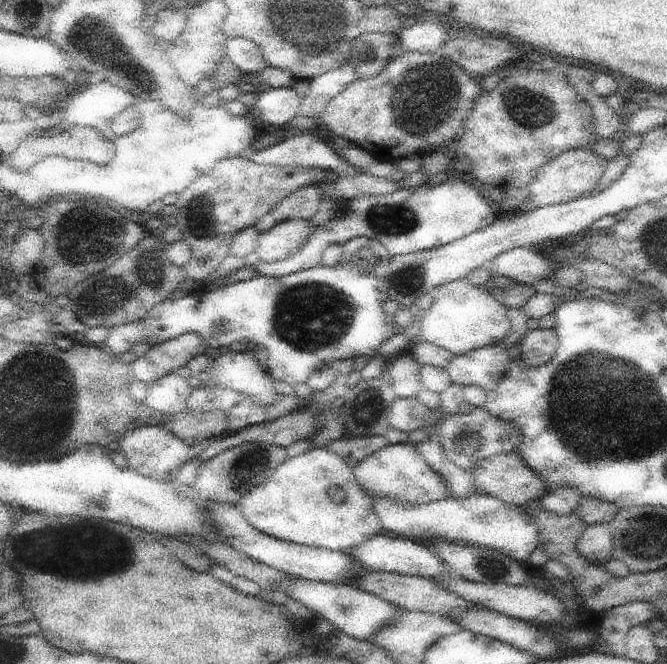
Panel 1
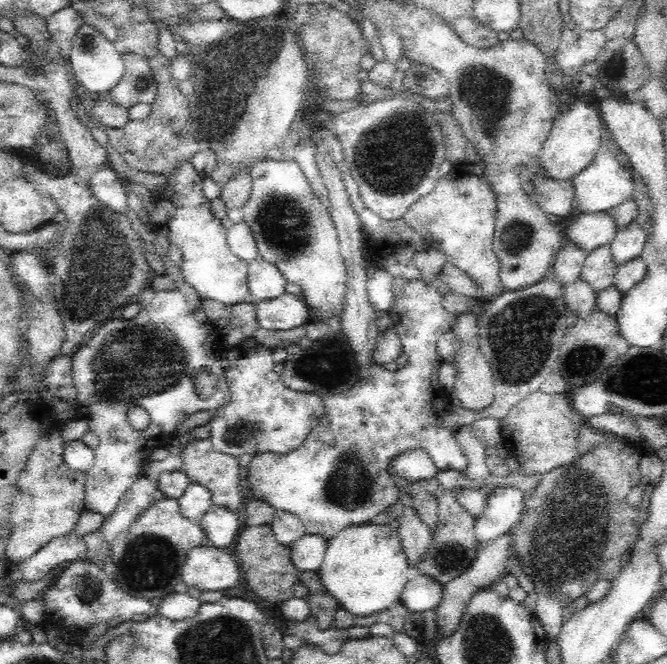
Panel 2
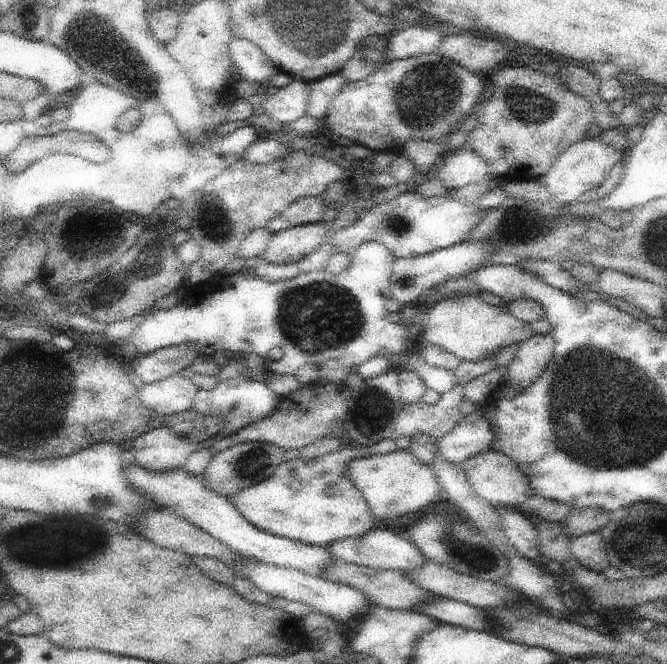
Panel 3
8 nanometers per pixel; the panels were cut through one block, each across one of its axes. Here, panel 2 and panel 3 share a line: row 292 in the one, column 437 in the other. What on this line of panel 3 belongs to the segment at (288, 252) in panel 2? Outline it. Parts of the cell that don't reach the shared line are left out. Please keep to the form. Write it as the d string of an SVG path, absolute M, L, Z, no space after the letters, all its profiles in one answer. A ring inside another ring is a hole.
M478 294L445 296L435 306L422 314L423 341L431 343L454 354L460 361L479 362L498 353L512 342L520 345L532 338L534 330L530 324L516 319L510 311L492 306L482 300Z

